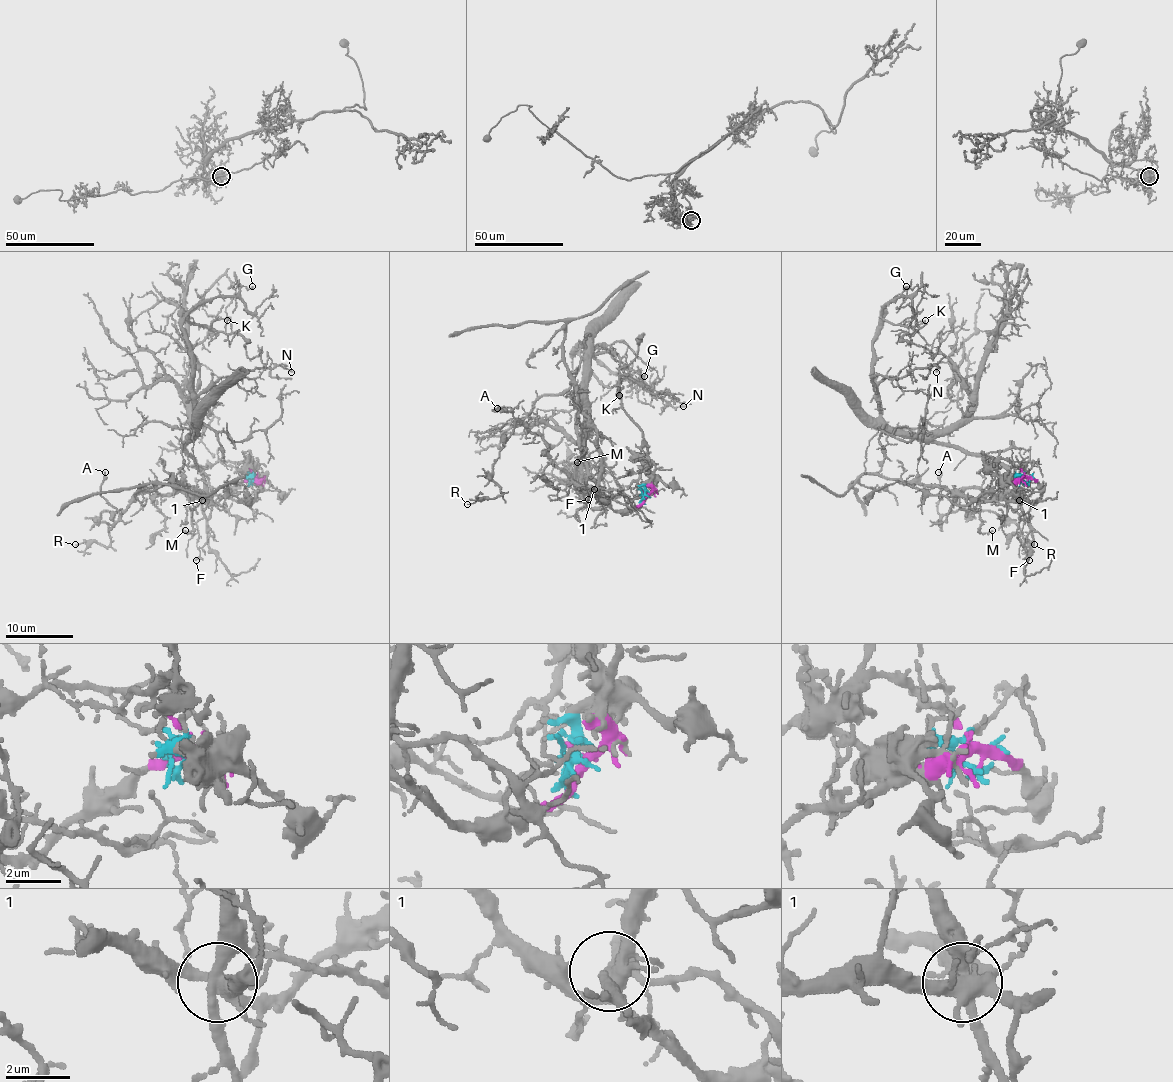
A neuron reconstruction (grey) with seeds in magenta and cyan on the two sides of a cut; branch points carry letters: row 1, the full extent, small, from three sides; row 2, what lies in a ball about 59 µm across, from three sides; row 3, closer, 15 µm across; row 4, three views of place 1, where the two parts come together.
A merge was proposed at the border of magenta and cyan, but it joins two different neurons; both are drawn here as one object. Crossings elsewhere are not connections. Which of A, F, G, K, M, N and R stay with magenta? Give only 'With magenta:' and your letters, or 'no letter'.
With magenta: A, M, R

